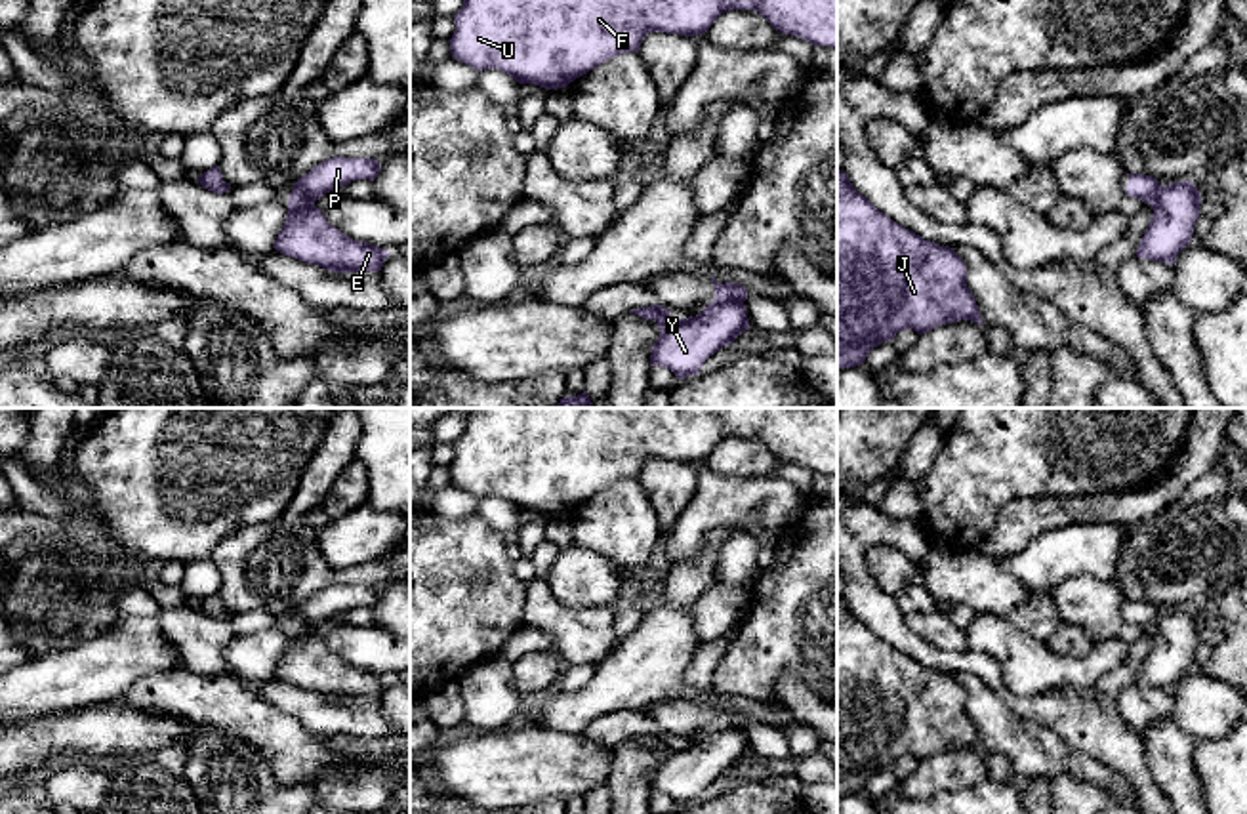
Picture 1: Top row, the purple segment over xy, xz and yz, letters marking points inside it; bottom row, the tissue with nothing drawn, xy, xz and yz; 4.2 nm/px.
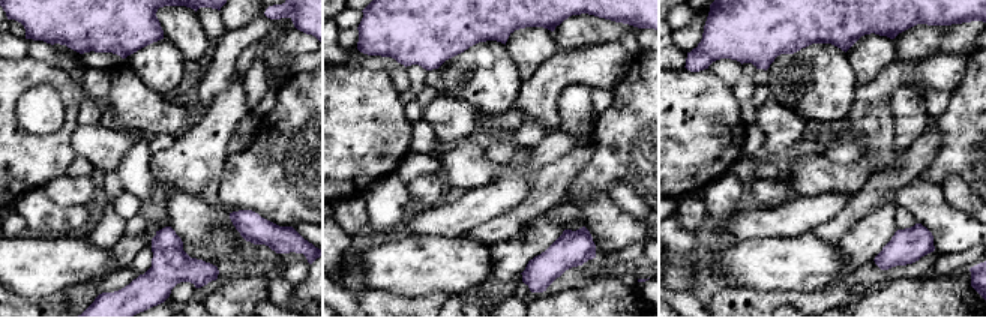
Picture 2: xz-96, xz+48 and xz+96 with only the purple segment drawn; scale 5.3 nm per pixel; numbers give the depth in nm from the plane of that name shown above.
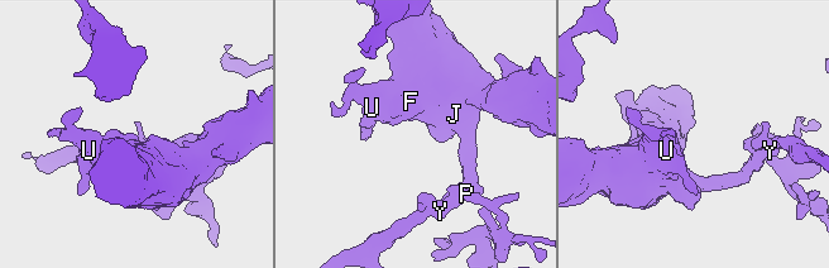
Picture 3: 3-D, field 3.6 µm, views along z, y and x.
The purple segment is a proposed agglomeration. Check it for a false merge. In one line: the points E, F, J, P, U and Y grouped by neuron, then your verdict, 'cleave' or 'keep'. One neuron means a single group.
E F J U Y / P; cleave

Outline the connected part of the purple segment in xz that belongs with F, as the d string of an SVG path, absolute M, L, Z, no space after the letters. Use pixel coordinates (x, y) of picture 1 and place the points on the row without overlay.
M473 408L448 469L452 484L479 499L498 496L519 511L557 517L612 484L639 478L648 459L705 461L730 437L759 438L782 461L837 475L837 408Z

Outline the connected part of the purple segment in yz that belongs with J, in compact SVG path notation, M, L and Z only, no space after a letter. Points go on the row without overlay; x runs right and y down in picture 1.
M837 599L837 795L866 789L868 780L902 757L919 763L959 747L982 749L953 675L925 667L879 639Z

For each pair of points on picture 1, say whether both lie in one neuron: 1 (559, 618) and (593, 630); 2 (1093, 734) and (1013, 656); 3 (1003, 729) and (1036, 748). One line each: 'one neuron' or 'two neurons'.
1: one neuron
2: two neurons
3: one neuron

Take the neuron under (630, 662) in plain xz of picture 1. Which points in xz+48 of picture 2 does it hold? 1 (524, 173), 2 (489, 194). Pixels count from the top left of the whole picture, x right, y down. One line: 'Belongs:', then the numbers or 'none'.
Belongs: 1, 2

